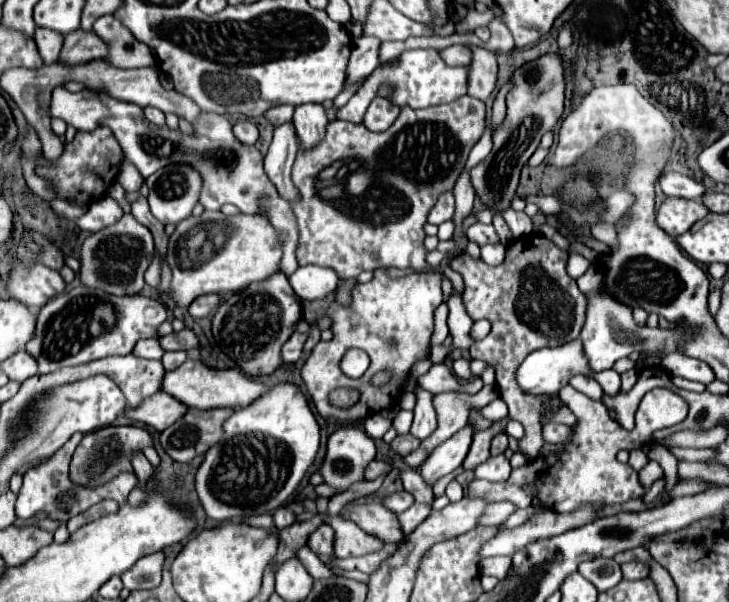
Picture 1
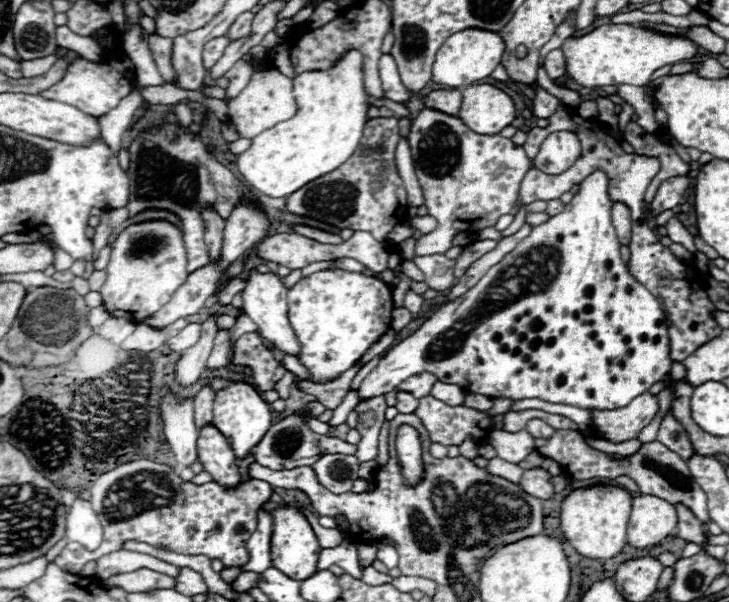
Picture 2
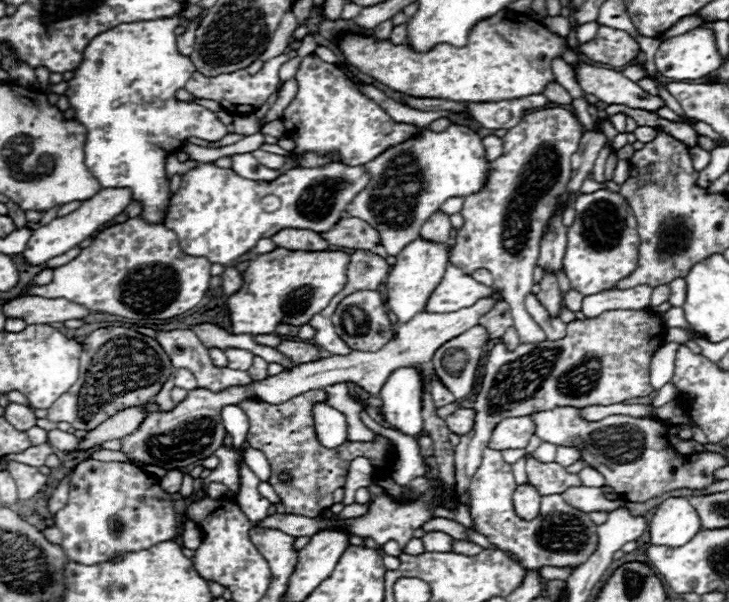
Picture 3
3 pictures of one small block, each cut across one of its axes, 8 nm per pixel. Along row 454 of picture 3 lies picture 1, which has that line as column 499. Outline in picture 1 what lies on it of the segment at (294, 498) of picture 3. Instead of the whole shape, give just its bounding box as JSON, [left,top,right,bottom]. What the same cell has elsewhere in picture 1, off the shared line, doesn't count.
[450,234,586,460]

